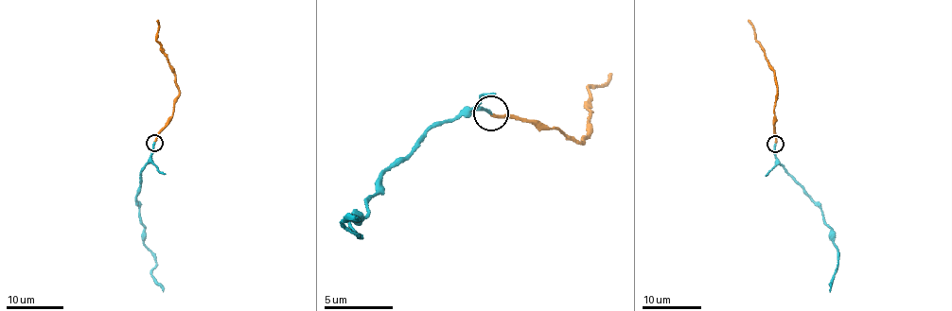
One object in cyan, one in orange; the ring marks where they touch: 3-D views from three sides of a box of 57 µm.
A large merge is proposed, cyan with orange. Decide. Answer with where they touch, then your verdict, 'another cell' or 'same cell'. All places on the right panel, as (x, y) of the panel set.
place (775, 144); same cell

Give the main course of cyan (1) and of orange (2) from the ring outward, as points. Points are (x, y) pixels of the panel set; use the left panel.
1: (154, 143), (141, 174), (136, 198), (145, 228), (143, 246), (152, 254), (152, 277), (164, 291)
2: (154, 141), (172, 115), (179, 87), (175, 82), (174, 68), (157, 40), (157, 19)

